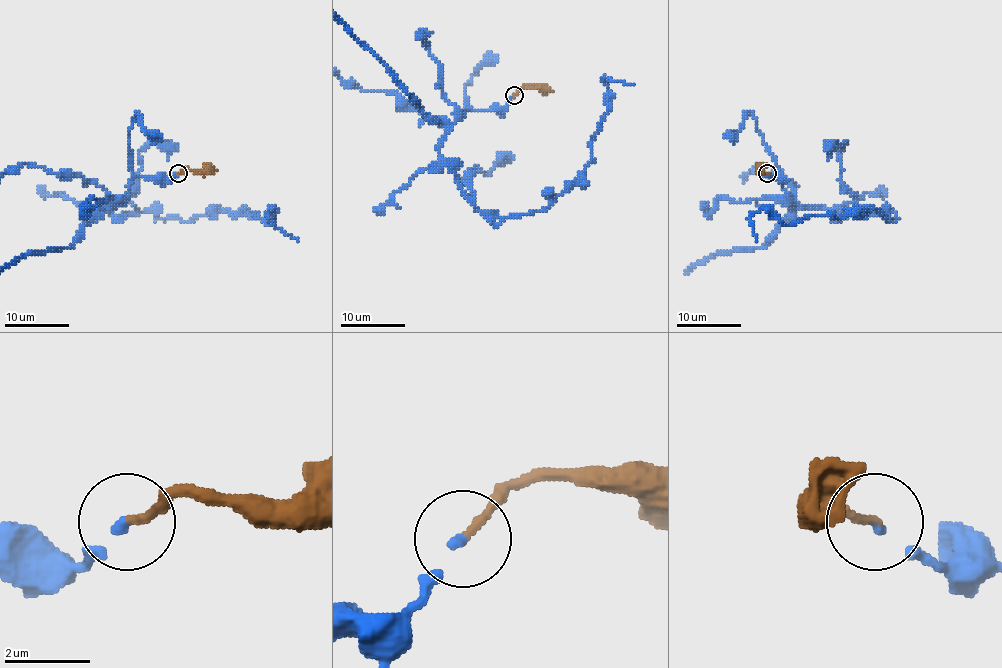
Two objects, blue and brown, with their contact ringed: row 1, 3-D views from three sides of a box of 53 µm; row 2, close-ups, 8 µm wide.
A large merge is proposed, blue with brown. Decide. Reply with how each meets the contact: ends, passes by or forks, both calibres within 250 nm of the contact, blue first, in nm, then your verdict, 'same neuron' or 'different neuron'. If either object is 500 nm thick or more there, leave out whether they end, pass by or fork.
blue ends there; brown ends there; 170 nm thick on the blue side, 180 nm on the other; same neuron

